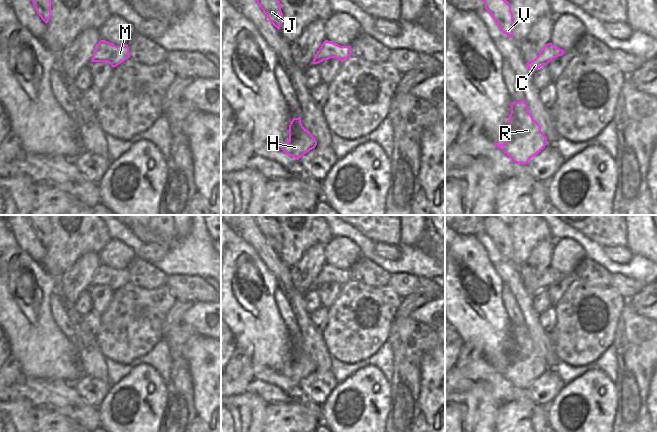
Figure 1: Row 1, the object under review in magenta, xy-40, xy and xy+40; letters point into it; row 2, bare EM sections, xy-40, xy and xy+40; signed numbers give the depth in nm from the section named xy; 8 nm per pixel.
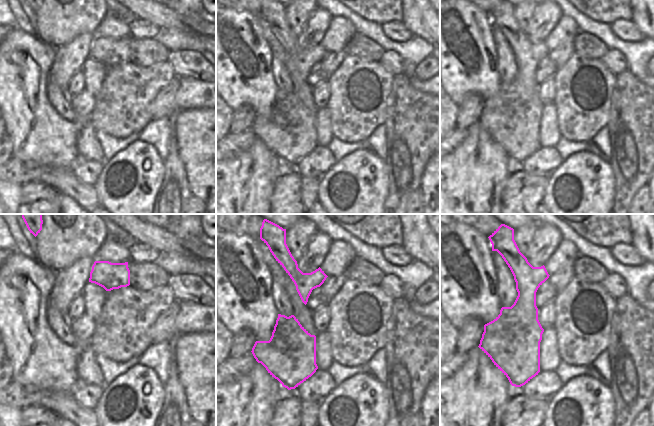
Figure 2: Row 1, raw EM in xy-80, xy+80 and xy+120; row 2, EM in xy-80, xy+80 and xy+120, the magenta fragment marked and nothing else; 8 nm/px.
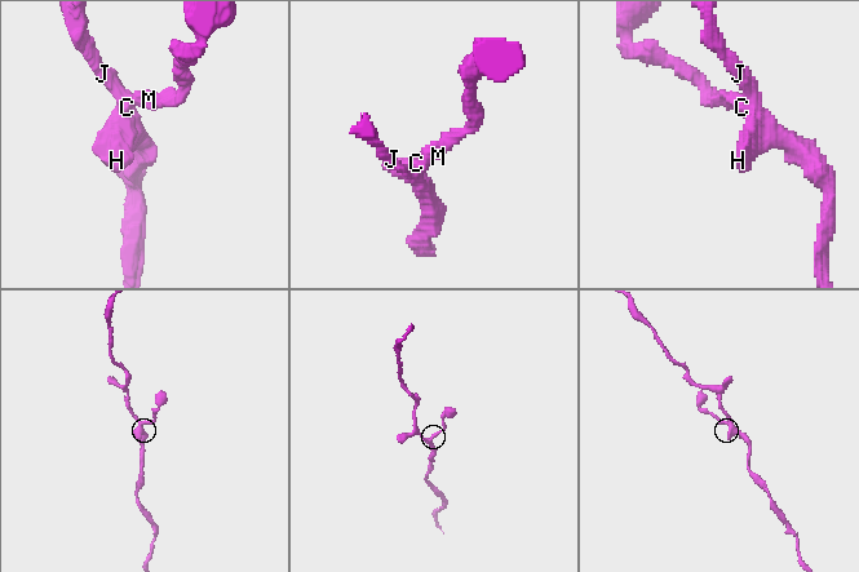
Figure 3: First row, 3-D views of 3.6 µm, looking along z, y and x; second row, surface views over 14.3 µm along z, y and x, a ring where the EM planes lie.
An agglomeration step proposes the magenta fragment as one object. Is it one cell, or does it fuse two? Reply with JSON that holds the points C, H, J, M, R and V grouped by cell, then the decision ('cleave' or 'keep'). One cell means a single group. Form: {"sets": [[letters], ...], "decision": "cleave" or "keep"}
{"sets": [["C", "H", "J", "M", "R", "V"]], "decision": "keep"}

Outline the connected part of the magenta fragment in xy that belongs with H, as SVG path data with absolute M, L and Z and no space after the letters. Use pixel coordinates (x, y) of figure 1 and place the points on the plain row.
M301 341L293 342L289 349L289 365L279 371L286 378L299 384L304 378L314 373L317 365L313 359L306 354L302 347Z

